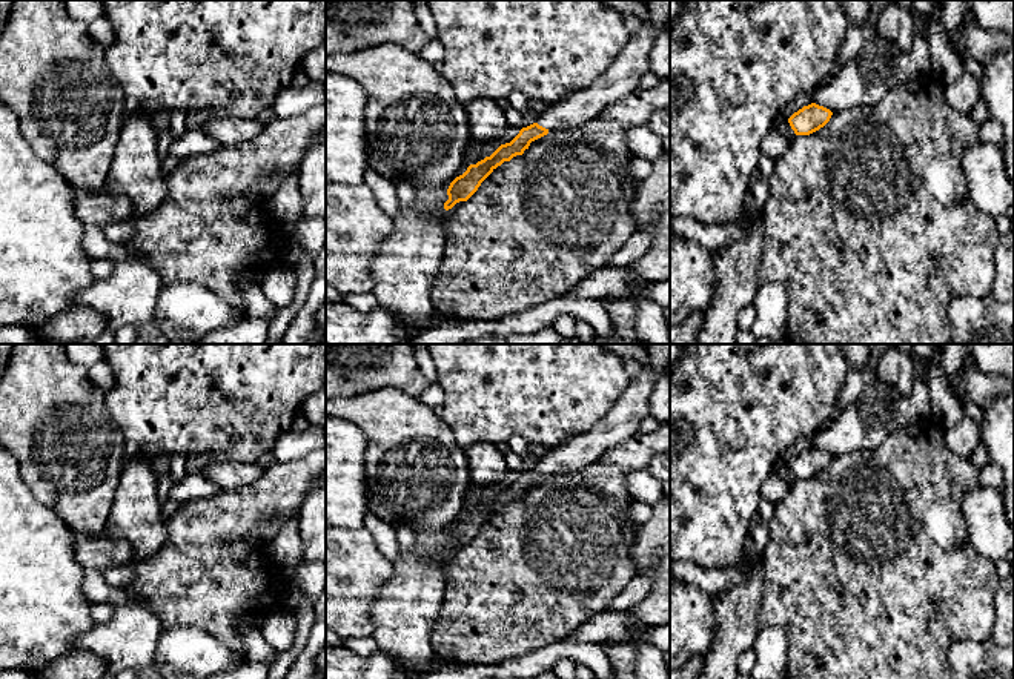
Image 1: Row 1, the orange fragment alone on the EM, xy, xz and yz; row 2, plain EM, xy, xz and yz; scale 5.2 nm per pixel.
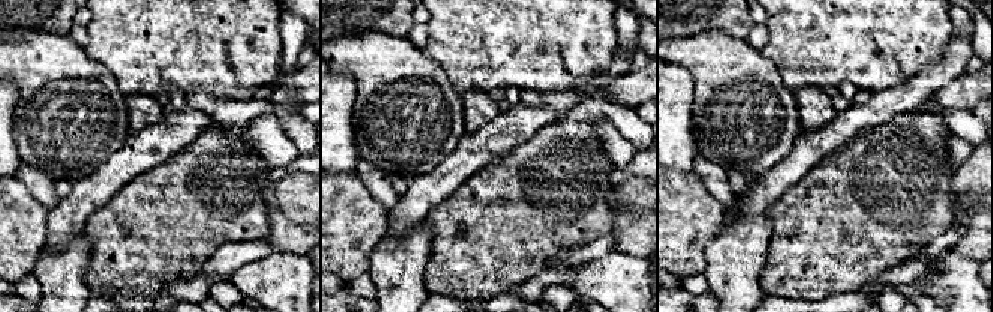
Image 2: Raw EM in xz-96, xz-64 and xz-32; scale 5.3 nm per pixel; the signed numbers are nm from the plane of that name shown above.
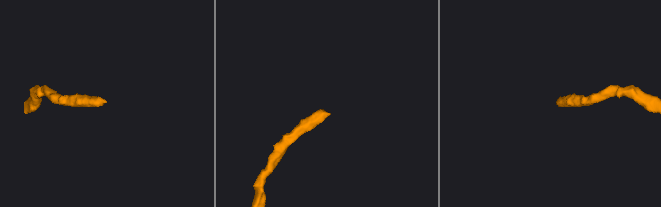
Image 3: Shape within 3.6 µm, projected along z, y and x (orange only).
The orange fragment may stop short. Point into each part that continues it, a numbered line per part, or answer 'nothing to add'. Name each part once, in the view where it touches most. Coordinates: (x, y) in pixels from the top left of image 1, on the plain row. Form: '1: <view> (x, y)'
1: xz (632, 407)

